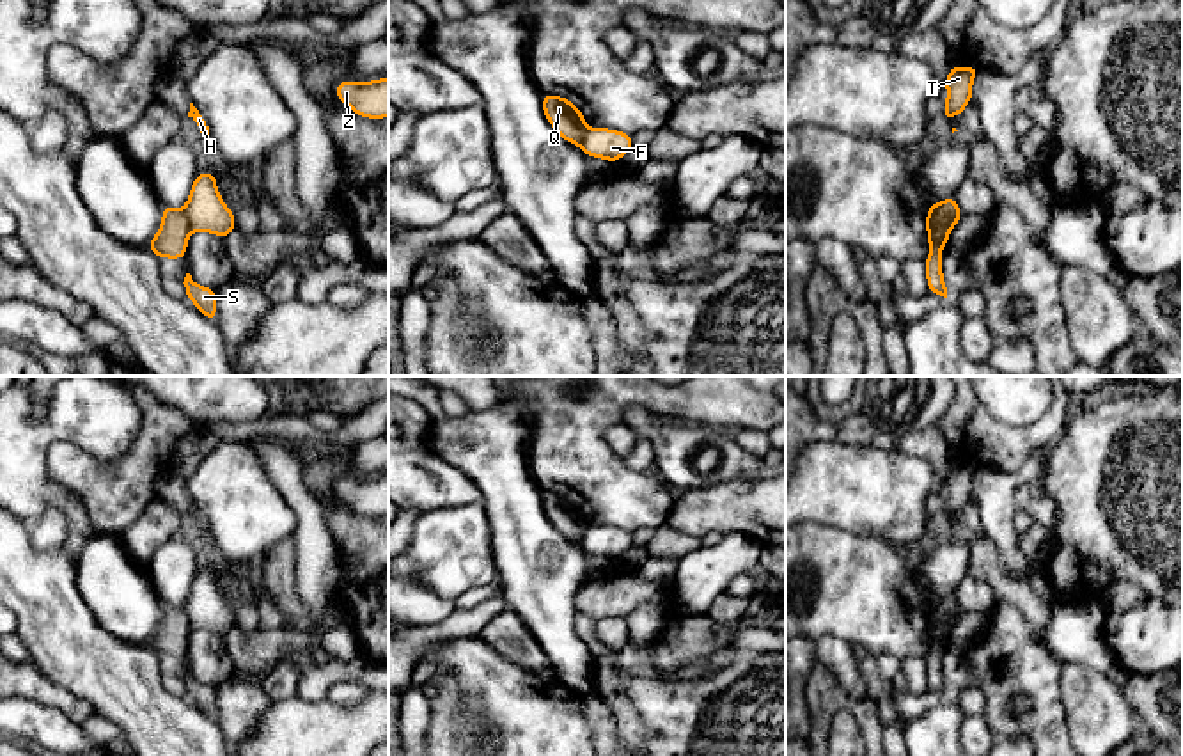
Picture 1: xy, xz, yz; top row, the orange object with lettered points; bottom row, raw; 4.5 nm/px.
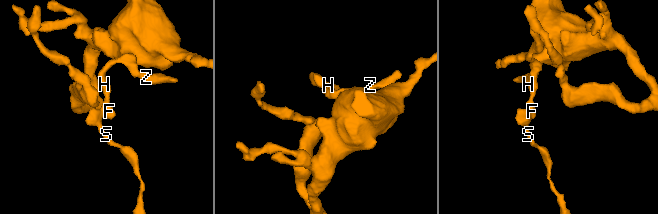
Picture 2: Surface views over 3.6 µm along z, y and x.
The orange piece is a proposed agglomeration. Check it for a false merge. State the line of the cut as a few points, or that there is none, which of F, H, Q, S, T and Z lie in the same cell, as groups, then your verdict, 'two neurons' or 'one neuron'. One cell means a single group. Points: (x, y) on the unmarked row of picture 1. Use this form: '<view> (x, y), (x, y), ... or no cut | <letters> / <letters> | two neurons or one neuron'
yz (930, 606), (946, 618), (947, 630) | F H T Z / Q S | two neurons

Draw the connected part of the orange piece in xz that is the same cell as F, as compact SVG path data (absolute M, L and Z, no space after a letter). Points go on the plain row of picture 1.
M585 524L580 547L585 554L615 561L633 547L633 536L619 527Z

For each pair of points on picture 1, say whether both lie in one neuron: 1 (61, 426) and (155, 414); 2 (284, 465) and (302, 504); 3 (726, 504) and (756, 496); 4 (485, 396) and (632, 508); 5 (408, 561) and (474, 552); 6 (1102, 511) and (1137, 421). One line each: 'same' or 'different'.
1: different
2: same
3: same
4: different
5: same
6: same

